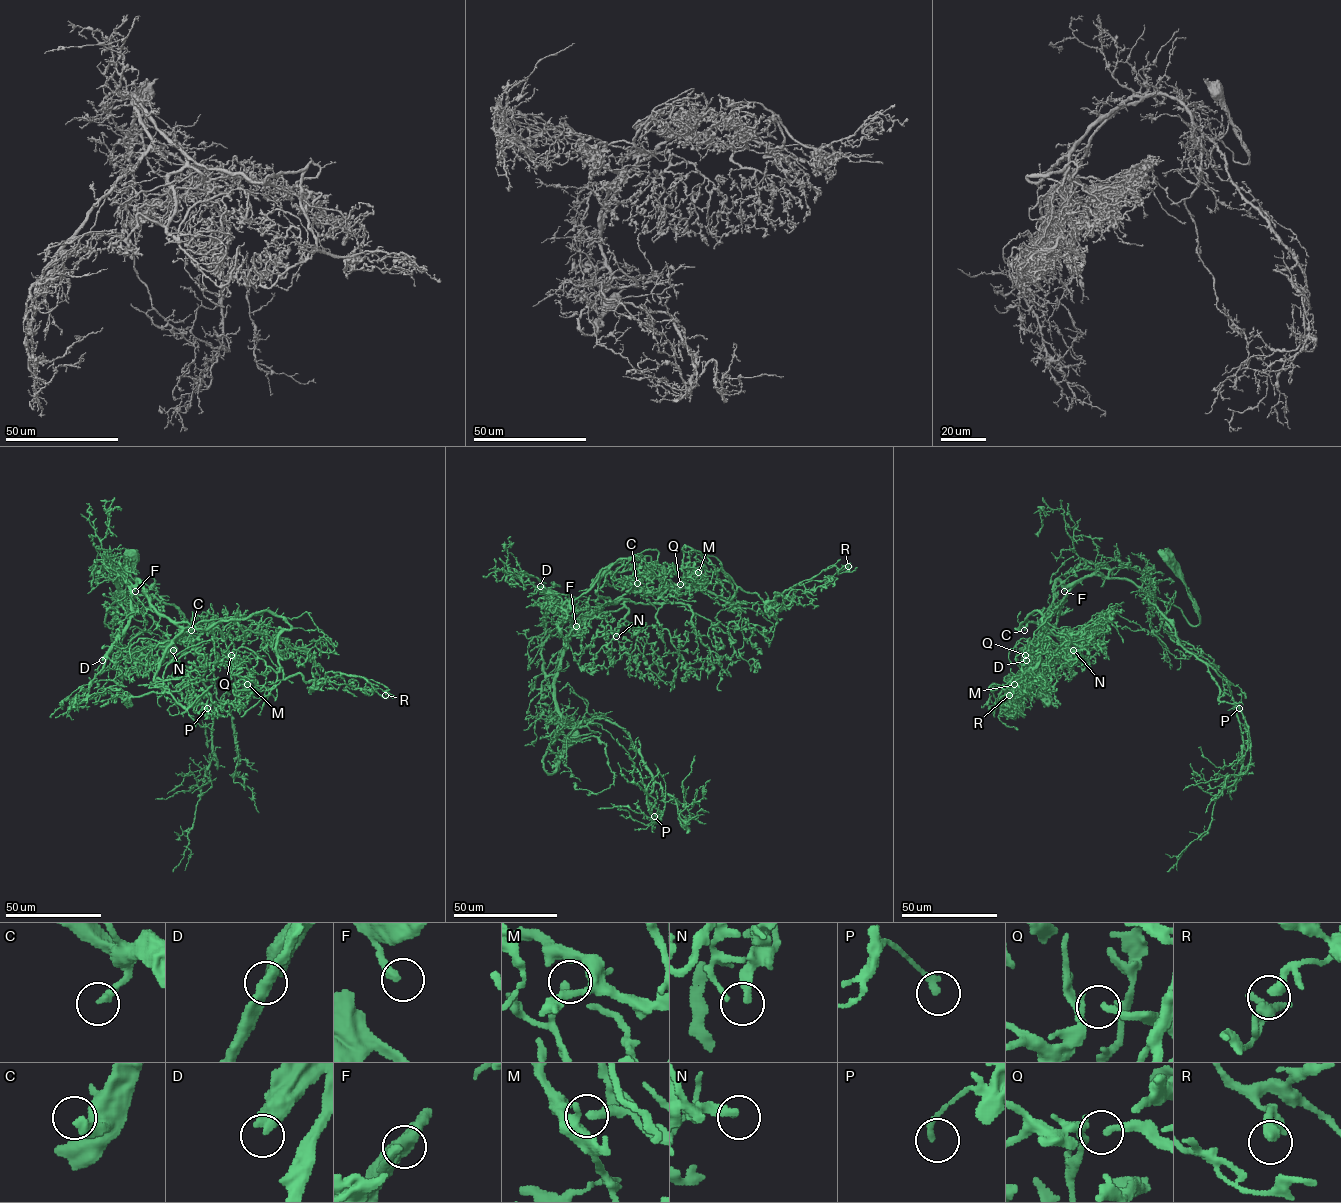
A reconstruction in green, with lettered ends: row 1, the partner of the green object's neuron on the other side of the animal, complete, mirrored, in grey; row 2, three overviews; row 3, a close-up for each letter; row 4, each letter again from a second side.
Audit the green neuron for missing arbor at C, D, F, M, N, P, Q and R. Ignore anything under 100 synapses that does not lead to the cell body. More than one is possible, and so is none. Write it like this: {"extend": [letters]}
{"extend": ["C", "D"]}

